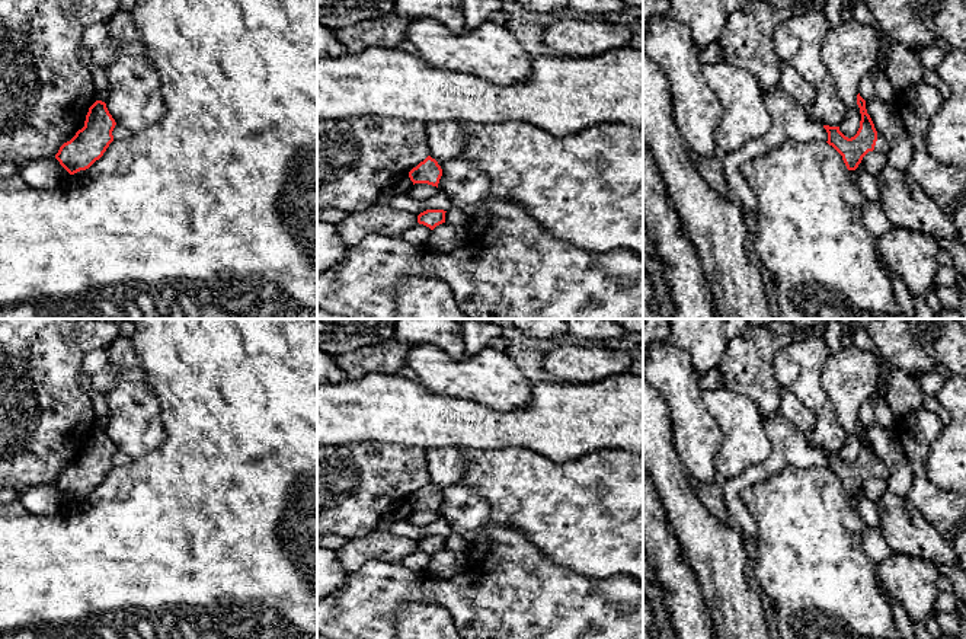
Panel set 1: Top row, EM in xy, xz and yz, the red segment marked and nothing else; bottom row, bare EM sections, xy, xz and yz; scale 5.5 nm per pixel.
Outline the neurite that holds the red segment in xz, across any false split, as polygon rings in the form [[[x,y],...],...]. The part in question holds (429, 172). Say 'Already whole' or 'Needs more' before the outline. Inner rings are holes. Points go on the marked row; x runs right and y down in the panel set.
Already whole. [[[428,156],[416,167],[409,172],[410,180],[415,183],[428,183],[438,188],[442,169],[435,159]]]

